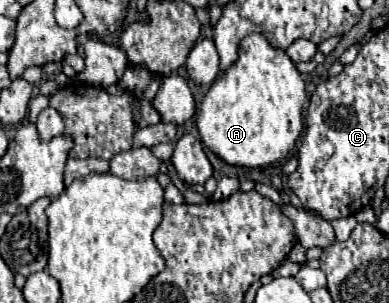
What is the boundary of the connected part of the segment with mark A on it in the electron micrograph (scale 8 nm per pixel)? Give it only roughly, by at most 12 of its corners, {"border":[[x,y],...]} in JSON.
{"border":[[262,34],[204,94],[224,162],[268,166],[302,132],[304,80]]}

